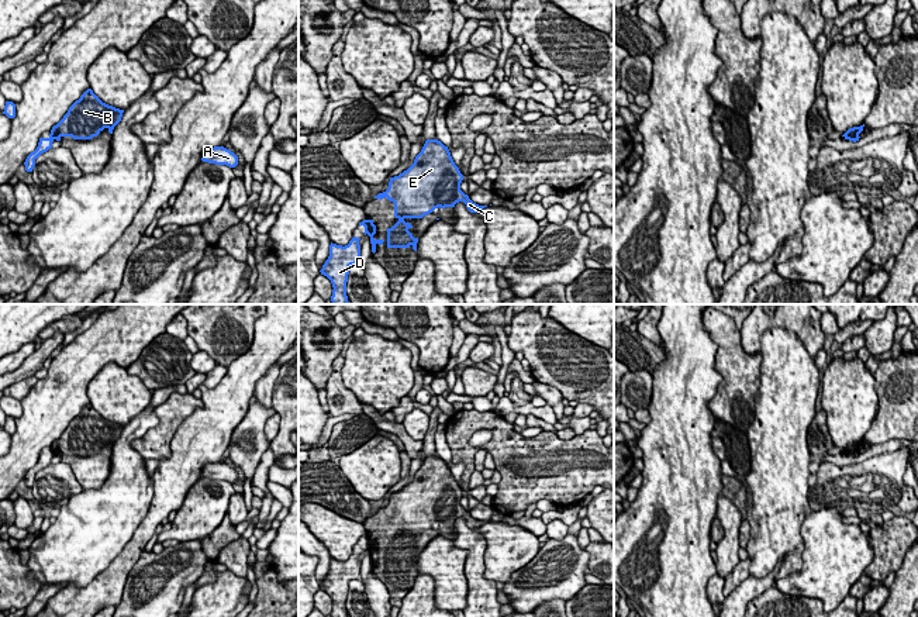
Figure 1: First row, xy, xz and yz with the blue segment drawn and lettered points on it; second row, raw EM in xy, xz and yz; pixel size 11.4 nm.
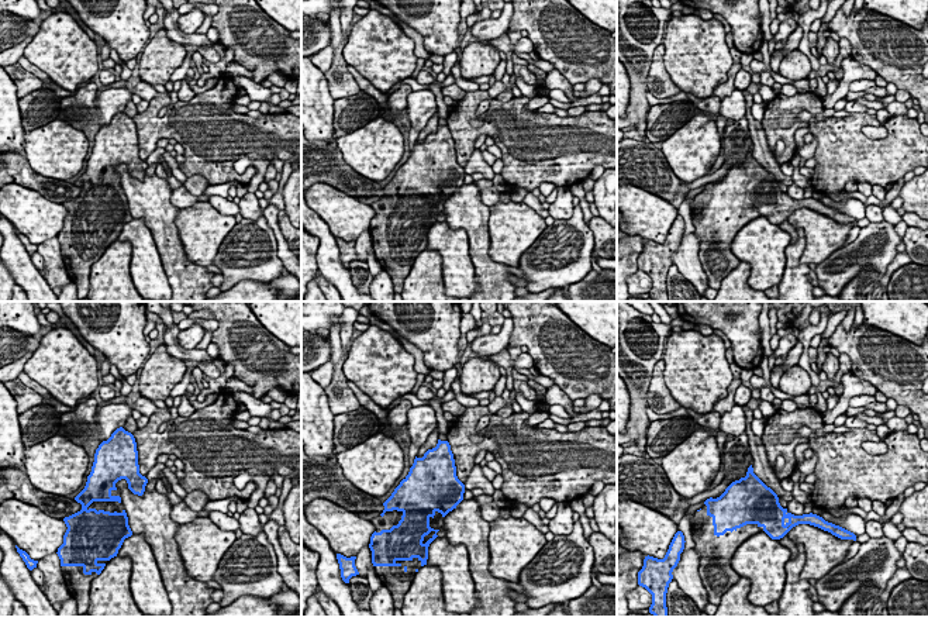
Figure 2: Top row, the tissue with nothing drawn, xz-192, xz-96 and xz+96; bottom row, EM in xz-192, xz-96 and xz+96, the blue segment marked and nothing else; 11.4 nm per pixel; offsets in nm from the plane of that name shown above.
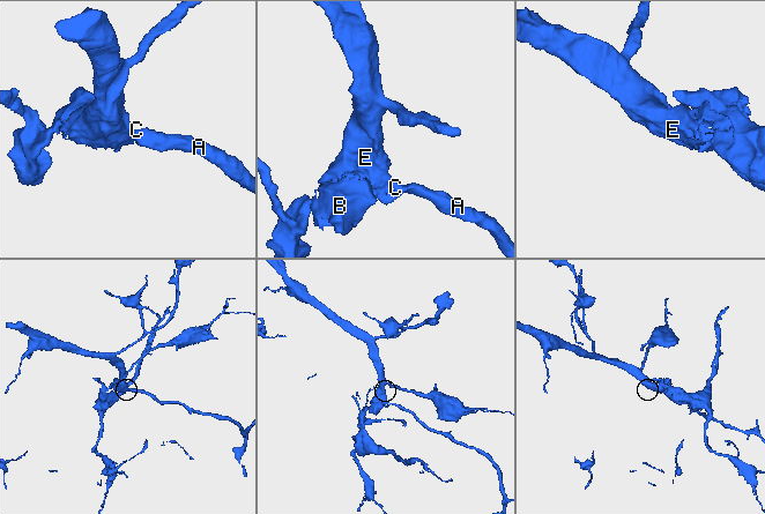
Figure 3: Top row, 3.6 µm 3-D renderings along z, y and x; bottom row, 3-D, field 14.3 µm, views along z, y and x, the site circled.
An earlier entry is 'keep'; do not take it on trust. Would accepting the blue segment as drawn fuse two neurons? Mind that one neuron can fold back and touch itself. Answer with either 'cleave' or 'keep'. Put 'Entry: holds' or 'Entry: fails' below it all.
cleave
Entry: fails

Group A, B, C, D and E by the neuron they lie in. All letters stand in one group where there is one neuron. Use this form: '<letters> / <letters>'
A B C E / D

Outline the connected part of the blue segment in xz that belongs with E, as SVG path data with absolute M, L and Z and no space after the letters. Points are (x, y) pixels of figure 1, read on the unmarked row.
M427 455L421 468L415 472L414 479L400 489L390 493L386 507L379 509L375 514L387 514L394 518L394 532L398 535L391 544L387 544L387 563L413 563L417 566L418 554L414 554L408 547L413 544L405 534L422 534L441 523L455 523L456 518L463 517L470 528L480 528L487 521L473 518L467 510L460 506L463 490L455 480L448 462L438 455Z

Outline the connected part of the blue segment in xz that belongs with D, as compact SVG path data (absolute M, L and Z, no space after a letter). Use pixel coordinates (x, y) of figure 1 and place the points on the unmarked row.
M353 552L348 561L329 561L329 572L320 586L332 599L331 617L348 617L346 597L349 590L349 582L360 579L360 561L359 555Z

